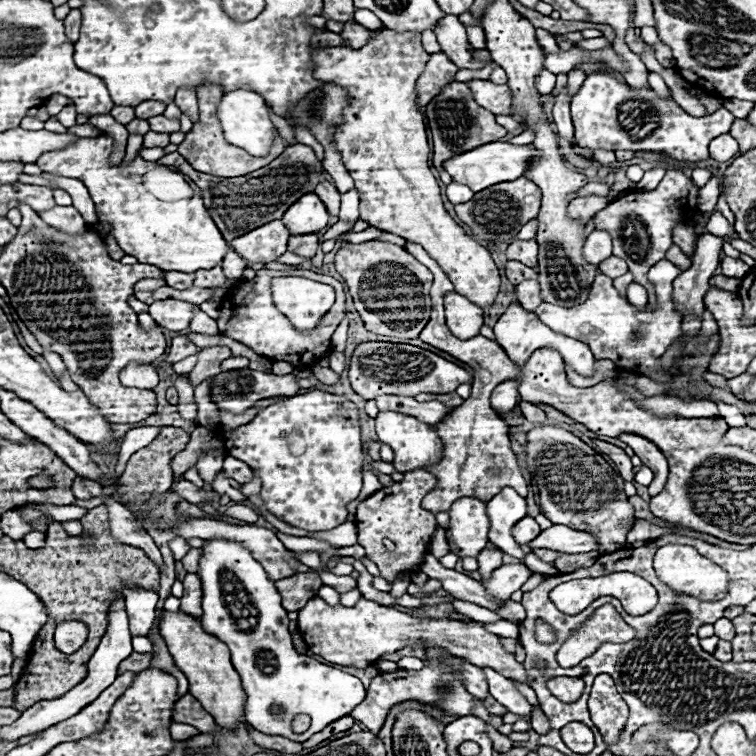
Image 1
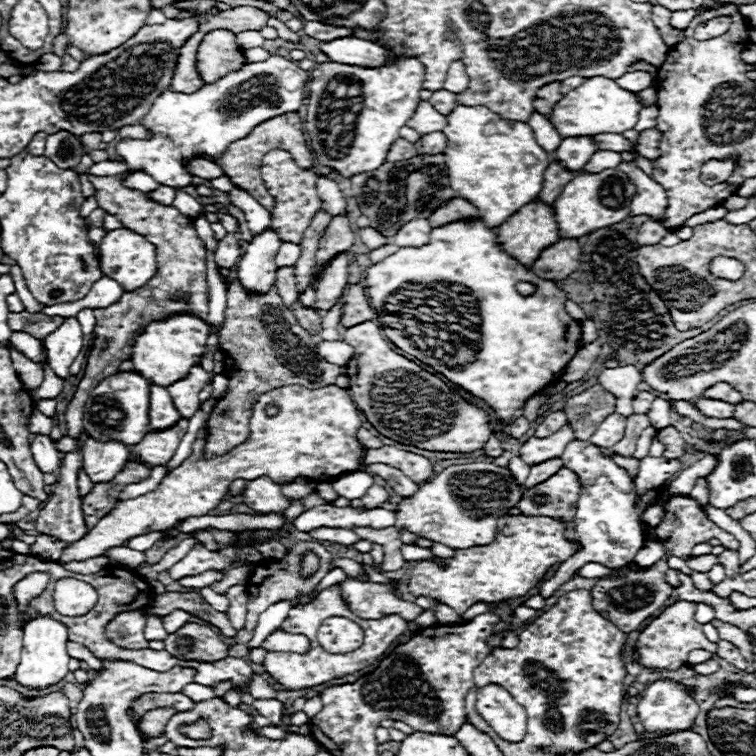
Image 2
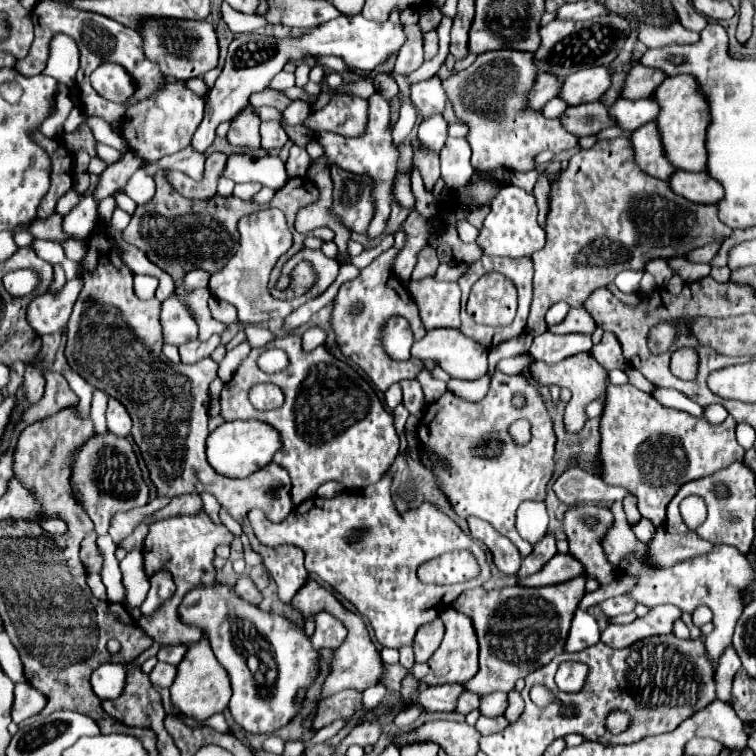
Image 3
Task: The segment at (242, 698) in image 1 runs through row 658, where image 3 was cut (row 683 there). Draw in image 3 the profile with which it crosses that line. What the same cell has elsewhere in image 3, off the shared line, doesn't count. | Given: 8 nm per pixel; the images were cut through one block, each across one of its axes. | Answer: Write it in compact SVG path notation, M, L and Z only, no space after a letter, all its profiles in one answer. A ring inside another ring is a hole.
M204 636L188 648L184 660L178 664L178 676L176 676L174 684L170 686L170 694L172 694L172 702L178 706L178 710L186 716L194 716L196 720L204 720L216 712L226 710L230 696L232 696L230 678L228 678L226 670L220 666L220 662L216 660L216 656L210 650Z

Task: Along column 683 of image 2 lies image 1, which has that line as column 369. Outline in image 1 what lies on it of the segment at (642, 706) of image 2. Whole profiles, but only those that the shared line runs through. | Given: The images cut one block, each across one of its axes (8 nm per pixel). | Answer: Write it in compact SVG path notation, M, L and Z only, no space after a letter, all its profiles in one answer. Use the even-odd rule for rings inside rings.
M424 646L424 668L422 670L398 670L394 674L380 672L370 682L370 686L366 690L366 700L362 700L362 704L358 704L358 708L354 708L354 712L350 712L350 716L354 720L362 722L374 734L378 734L380 728L384 726L384 720L386 720L390 708L396 706L396 704L402 704L406 700L416 700L420 704L438 706L440 710L444 710L448 714L454 714L456 718L470 716L472 708L474 708L474 698L464 688L462 680L454 672L454 668L444 664L448 658L454 658L454 656L450 652L446 652L444 648Z

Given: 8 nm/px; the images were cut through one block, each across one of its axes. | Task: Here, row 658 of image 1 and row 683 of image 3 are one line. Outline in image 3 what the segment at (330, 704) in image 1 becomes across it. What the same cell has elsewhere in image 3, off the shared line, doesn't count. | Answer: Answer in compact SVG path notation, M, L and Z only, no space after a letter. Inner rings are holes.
M214 584L214 586L194 586L194 590L188 590L178 606L178 618L182 624L198 626L210 642L212 652L216 654L218 662L226 668L232 680L232 700L230 700L230 712L232 718L252 734L270 734L286 726L300 710L302 704L296 702L296 694L300 690L308 690L317 679L320 669L320 657L318 651L321 648L336 649L346 638L346 626L338 622L338 618L332 618L332 614L318 612L314 614L316 630L313 636L304 634L302 626L292 622L286 616L264 612L258 606L250 606L246 600L238 598L234 594L234 588L230 584Z

